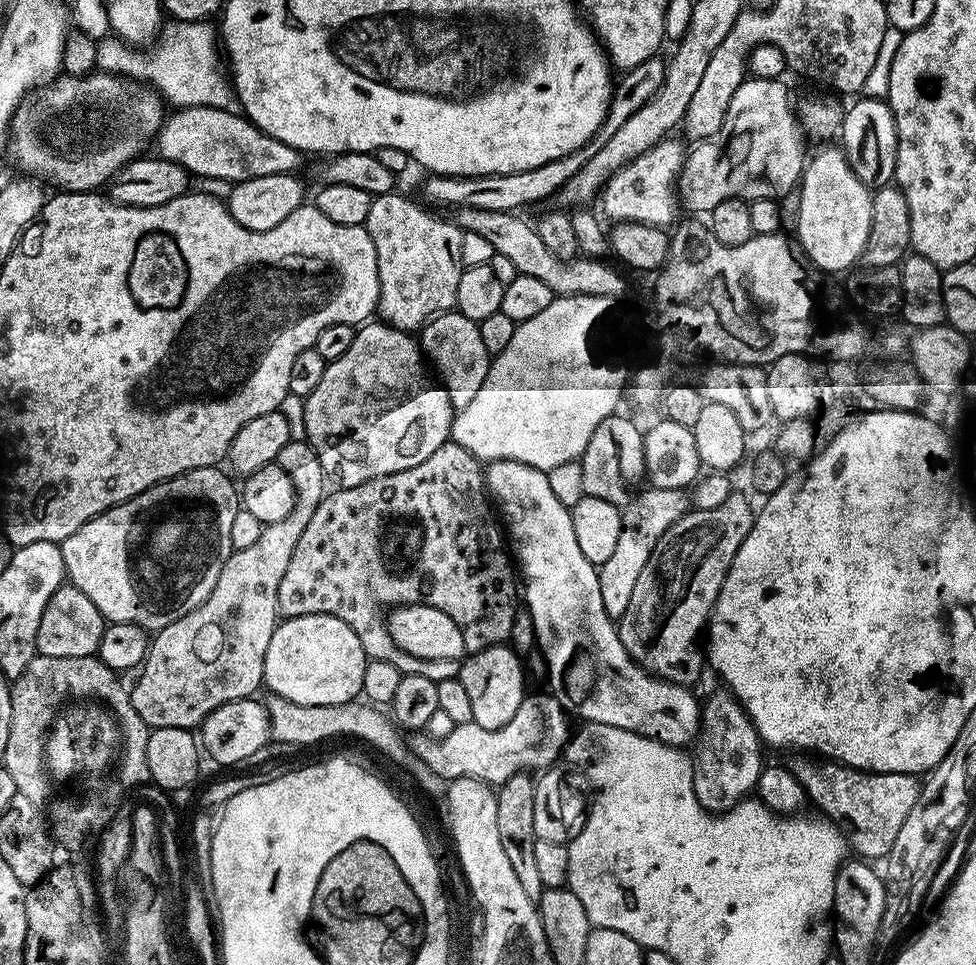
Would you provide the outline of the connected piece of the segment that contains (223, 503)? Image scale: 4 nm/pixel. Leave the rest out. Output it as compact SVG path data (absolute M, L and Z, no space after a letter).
M220 466L199 468L158 482L150 486L150 490L90 518L78 526L70 538L60 541L67 579L98 606L105 621L130 622L159 630L193 612L208 597L210 590L214 590L222 566L226 566L234 551L230 529L234 514L241 507L237 485L232 485L233 477L222 469Z

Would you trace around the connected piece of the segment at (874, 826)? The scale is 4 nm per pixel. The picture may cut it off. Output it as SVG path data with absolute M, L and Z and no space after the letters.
M808 754L789 756L792 757L786 760L786 767L794 774L794 778L798 778L798 782L804 788L805 797L811 803L813 800L821 808L817 809L840 829L849 849L857 857L869 862L883 861L894 846L894 838L898 838L898 830L902 830L902 822L906 822L906 814L910 814L914 802L918 802L921 777L910 772L863 772L861 768L837 764L835 760L813 758Z

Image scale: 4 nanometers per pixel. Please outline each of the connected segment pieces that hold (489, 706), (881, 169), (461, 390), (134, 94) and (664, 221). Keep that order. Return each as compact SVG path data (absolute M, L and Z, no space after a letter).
M507 643L494 644L480 652L471 653L460 665L458 679L470 697L472 721L485 730L498 730L514 718L518 706L522 706L526 689L524 689L524 676L526 668L515 648Z
M872 96L856 99L860 100L847 105L844 126L840 129L839 139L842 141L844 157L850 162L850 170L854 170L854 174L863 184L873 189L883 188L884 185L893 183L896 175L898 134L894 114L887 99L876 100Z
M455 310L441 312L419 329L418 343L427 363L436 367L436 372L440 375L439 383L446 390L453 409L470 406L470 402L478 395L482 382L486 382L490 363L486 345L482 342L479 323Z
M95 70L87 76L82 77L61 74L57 76L52 83L45 84L37 96L40 97L38 97L36 101L32 101L32 98L25 99L24 103L20 105L20 109L17 110L15 116L13 116L10 125L10 139L6 152L7 155L12 155L13 162L24 171L21 173L27 174L32 178L39 178L44 182L47 182L46 180L53 180L53 182L57 184L55 186L57 189L66 192L94 192L103 189L117 170L126 166L132 160L137 159L137 157L143 153L140 151L143 150L146 144L151 145L153 143L154 134L159 133L160 125L166 116L162 97L155 88L149 86L147 83L137 82L131 78L125 78L123 75L103 70Z
M665 138L659 140L648 152L638 154L628 164L622 166L615 174L608 179L607 184L600 190L598 197L599 211L605 217L609 216L609 221L619 222L621 224L649 224L655 228L667 229L675 225L678 220L676 208L678 209L678 188L677 184L680 178L680 172L684 169L686 159L686 148L683 148L674 138Z

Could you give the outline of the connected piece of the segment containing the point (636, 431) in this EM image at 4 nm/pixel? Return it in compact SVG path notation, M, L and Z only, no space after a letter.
M613 414L598 422L598 430L594 430L579 461L582 466L582 478L586 481L587 495L602 498L602 502L627 506L645 487L648 472L644 453L644 432L634 421L620 415Z

